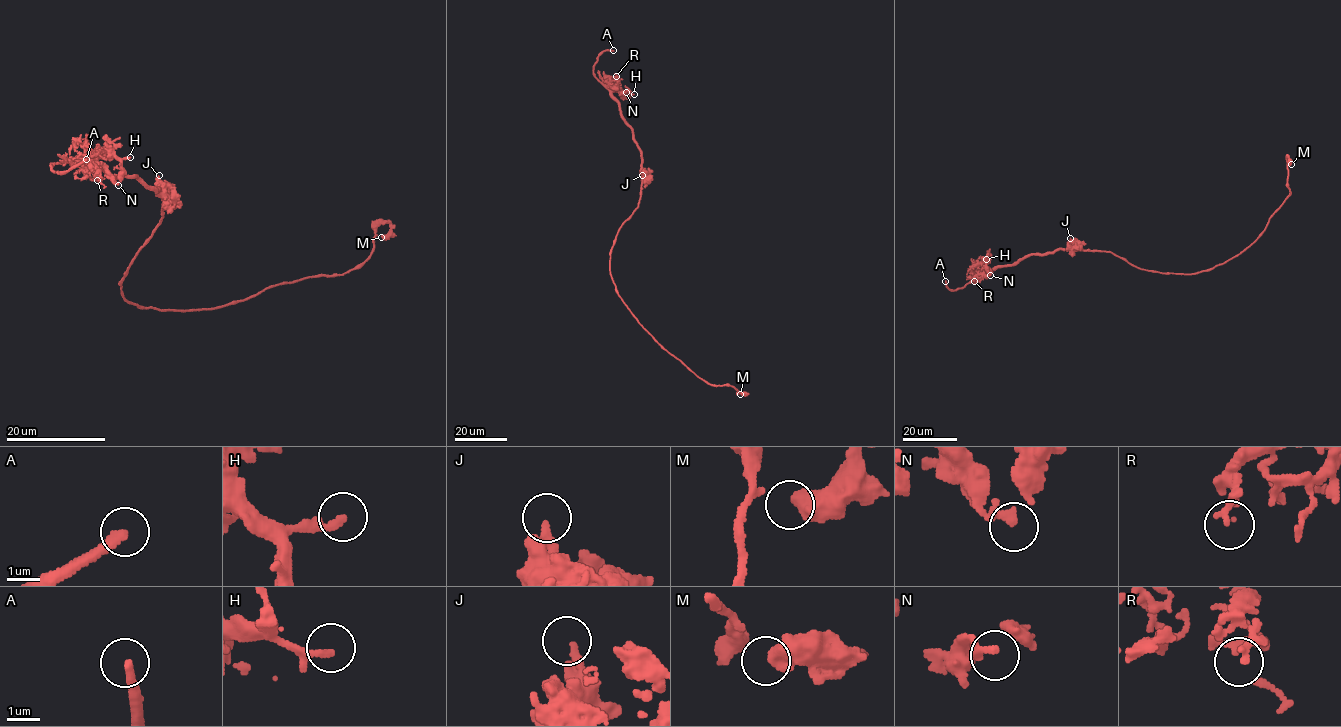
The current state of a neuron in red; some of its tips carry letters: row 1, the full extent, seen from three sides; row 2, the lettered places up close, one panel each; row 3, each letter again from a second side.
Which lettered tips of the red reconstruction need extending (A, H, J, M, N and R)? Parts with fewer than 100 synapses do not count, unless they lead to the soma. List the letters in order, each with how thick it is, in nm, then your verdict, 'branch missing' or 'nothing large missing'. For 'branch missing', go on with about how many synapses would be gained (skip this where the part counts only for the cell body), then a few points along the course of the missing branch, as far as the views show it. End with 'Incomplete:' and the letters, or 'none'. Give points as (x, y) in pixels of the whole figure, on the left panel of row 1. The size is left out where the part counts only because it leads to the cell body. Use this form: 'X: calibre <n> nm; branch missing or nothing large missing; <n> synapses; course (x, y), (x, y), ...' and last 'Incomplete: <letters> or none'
A: calibre 280 nm; branch missing; course (86, 159), (95, 145), (94, 122), (108, 110), (131, 102), (153, 127), (194, 82), (204, 80)
H: calibre 160 nm; nothing large missing
J: calibre 320 nm; nothing large missing
M: calibre 550 nm; nothing large missing
N: calibre 200 nm; nothing large missing
R: calibre 220 nm; nothing large missing
Incomplete: A

